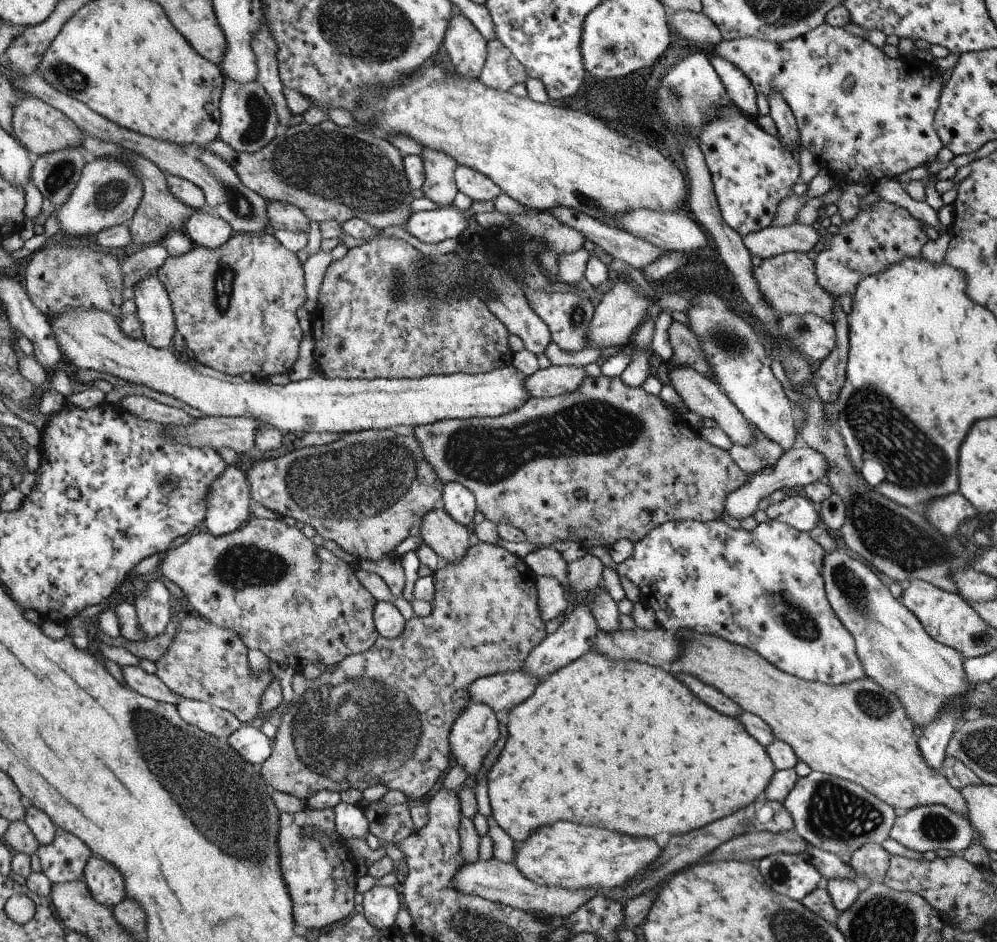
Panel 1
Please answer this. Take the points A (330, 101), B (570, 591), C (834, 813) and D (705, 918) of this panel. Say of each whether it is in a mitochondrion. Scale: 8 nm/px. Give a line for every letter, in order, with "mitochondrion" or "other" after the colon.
A: other
B: other
C: mitochondrion
D: other

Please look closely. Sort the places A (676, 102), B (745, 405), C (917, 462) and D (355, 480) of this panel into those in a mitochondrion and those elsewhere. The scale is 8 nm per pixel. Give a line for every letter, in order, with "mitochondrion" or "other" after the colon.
A: mitochondrion
B: other
C: mitochondrion
D: mitochondrion

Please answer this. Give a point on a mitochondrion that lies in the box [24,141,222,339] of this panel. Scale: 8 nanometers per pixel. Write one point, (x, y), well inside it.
(108, 196)

